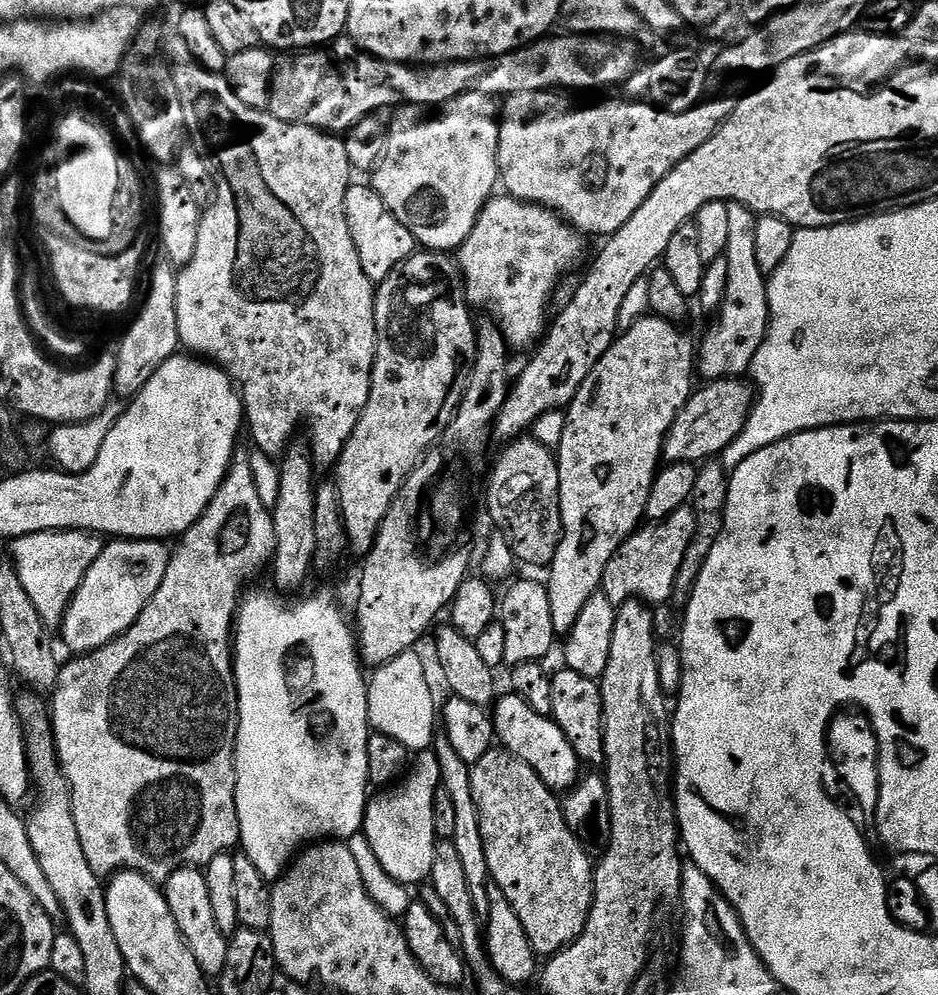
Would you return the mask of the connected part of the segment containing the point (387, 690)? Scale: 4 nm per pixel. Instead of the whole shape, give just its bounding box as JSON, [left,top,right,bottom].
[367,651,438,753]

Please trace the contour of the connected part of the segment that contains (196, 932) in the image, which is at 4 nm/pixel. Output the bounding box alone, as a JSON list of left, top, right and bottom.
[162,868,228,978]

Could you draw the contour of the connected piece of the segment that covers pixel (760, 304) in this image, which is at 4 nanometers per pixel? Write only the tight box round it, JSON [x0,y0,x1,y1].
[698,204,768,382]

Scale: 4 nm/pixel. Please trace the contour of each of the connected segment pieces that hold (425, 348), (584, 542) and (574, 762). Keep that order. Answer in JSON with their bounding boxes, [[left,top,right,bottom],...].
[[334,250,477,558],[546,314,694,637],[490,692,582,792]]

